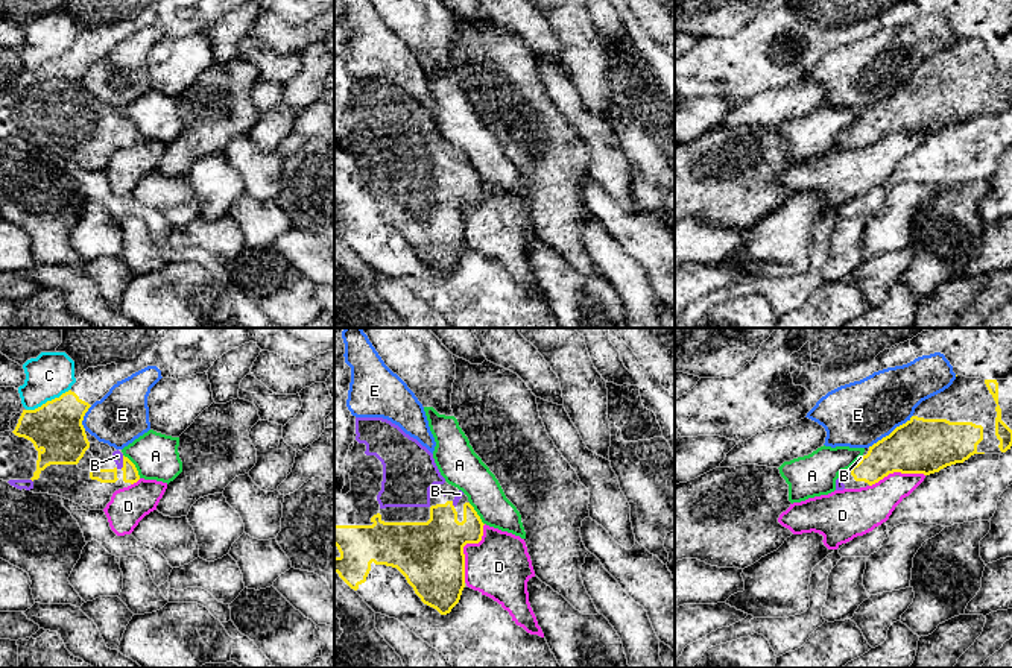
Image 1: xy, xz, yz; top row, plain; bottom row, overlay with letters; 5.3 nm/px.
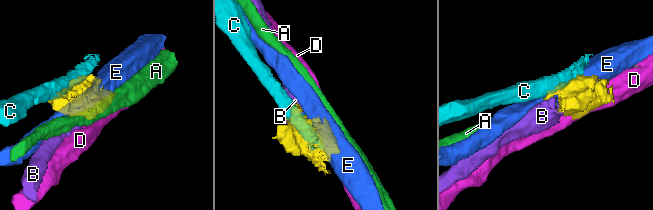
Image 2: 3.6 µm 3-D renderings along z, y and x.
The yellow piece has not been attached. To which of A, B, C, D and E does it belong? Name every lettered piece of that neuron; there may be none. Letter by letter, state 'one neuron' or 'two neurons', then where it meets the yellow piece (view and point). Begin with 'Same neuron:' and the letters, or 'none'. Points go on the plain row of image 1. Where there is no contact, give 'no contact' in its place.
Same neuron: B
A: two neurons; meets yellow in xy at (134, 126)
B: one neuron; meets yellow in xy at (123, 122)
C: two neurons; meets yellow in xy at (47, 61)
D: two neurons; meets yellow in xz at (462, 208)
E: two neurons; meets yellow in yz at (891, 93)

